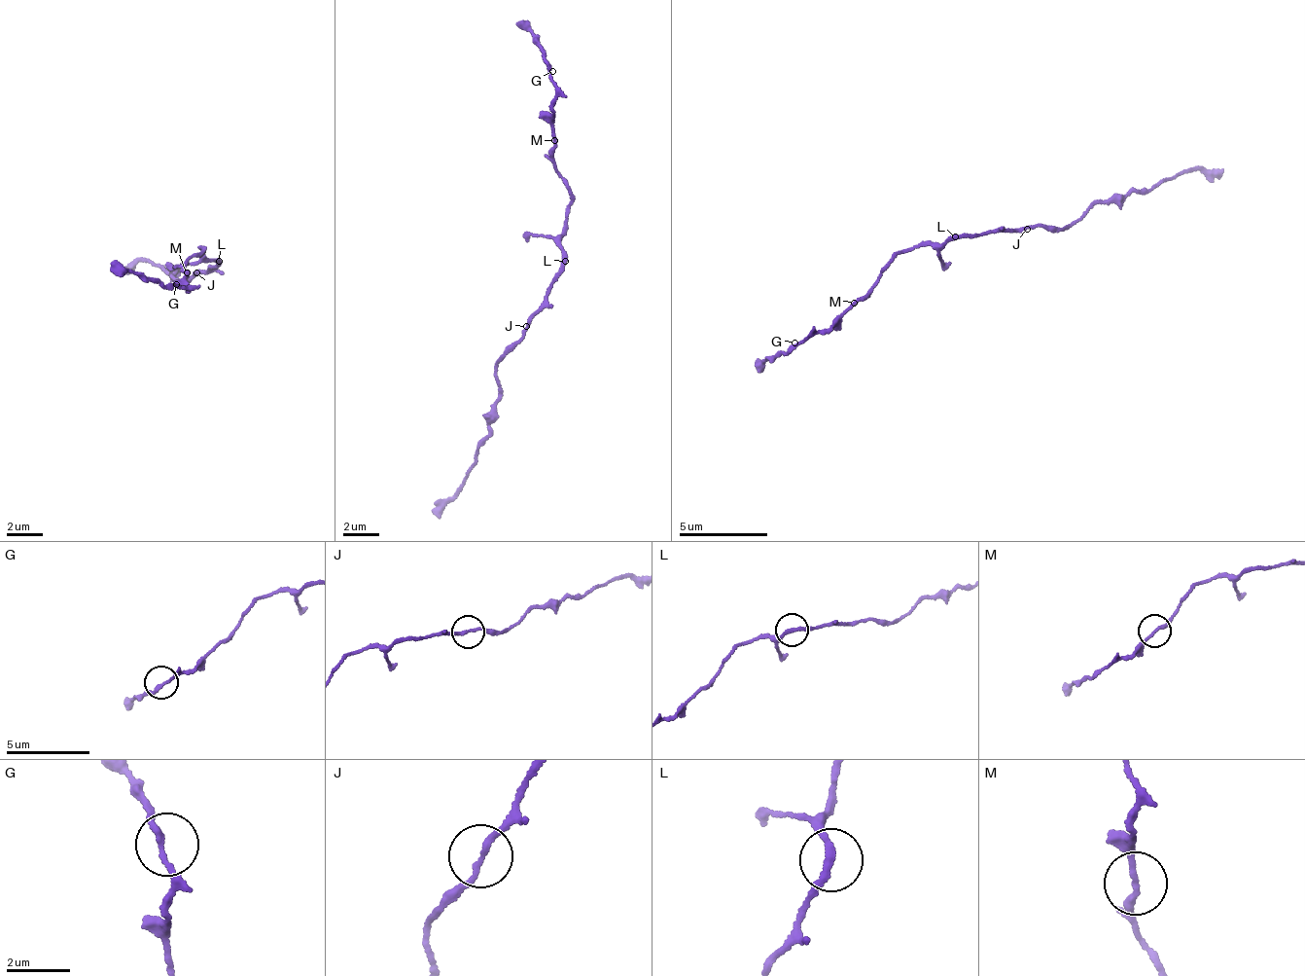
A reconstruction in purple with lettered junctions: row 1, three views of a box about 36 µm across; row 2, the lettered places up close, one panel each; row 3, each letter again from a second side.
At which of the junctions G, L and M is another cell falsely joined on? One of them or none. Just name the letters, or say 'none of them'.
none of them

